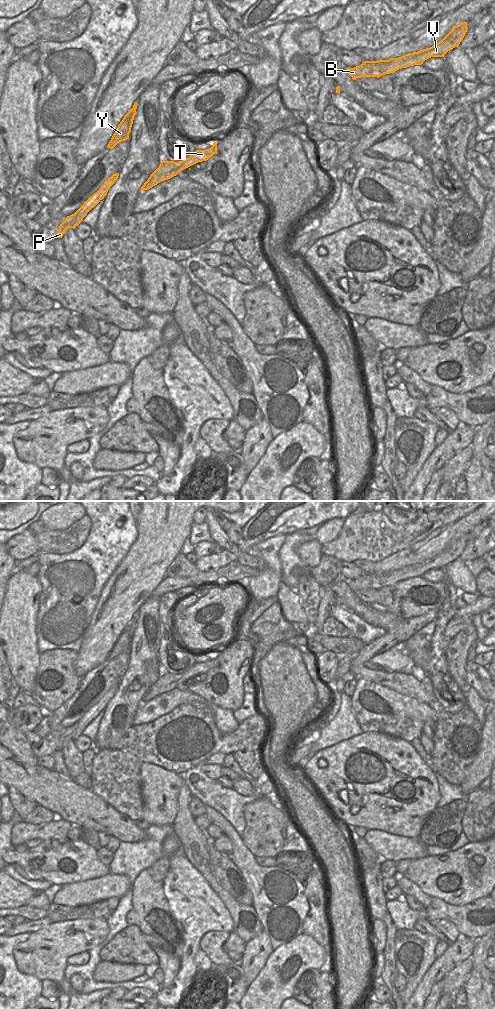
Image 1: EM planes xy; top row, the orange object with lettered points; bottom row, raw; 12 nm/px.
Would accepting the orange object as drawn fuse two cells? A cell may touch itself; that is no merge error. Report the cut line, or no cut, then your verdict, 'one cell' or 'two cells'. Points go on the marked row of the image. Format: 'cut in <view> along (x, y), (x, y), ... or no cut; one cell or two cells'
cut in xy along (78, 210), (76, 216); two cells

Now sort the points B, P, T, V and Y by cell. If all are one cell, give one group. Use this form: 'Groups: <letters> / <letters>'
Groups: B T V / P Y.

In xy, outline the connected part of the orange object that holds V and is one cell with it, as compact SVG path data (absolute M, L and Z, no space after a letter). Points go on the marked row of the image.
M467 22L453 26L451 31L438 43L430 48L418 52L408 53L398 58L388 60L365 61L354 68L346 68L353 80L362 77L381 77L393 73L399 69L414 65L422 65L431 57L444 57L444 55L455 47L458 47L468 30Z

